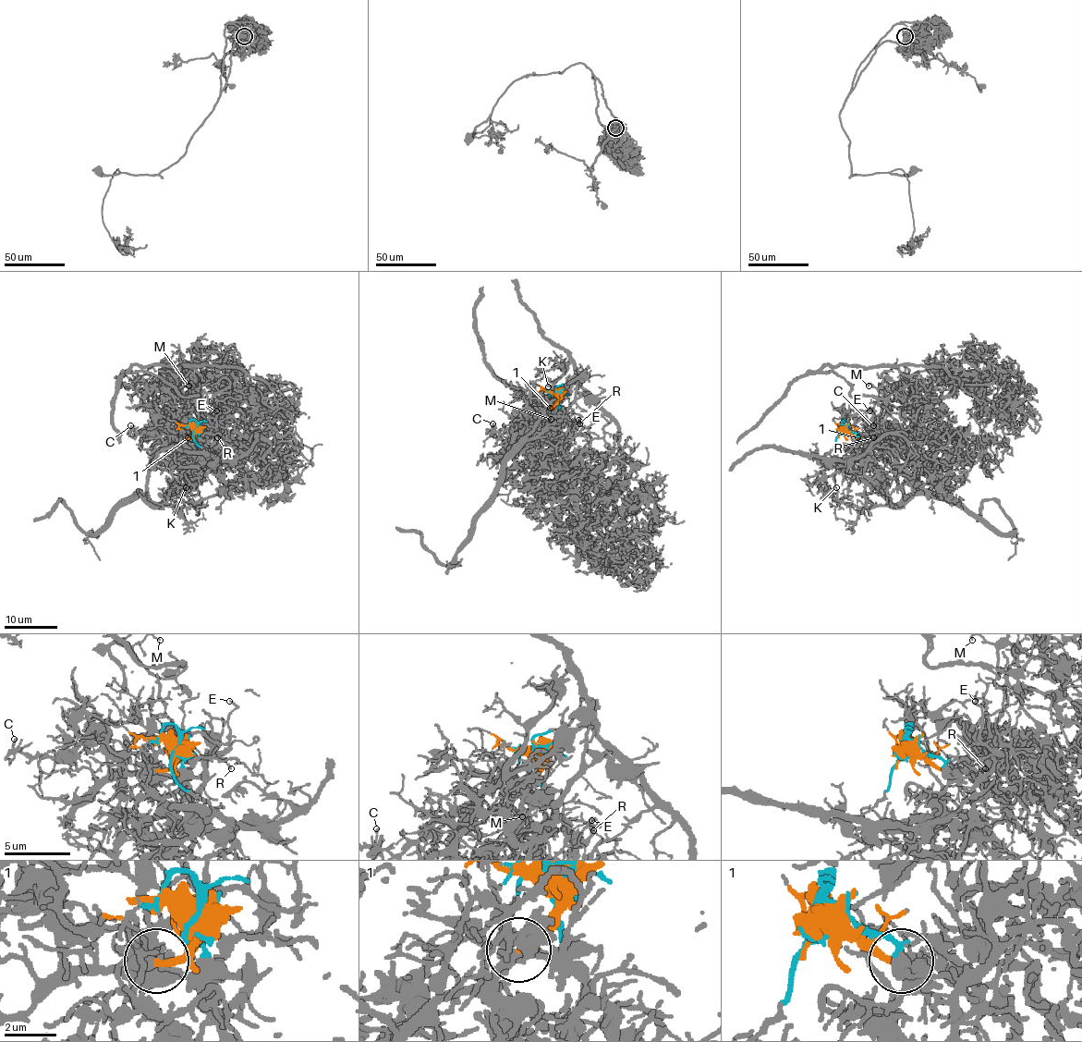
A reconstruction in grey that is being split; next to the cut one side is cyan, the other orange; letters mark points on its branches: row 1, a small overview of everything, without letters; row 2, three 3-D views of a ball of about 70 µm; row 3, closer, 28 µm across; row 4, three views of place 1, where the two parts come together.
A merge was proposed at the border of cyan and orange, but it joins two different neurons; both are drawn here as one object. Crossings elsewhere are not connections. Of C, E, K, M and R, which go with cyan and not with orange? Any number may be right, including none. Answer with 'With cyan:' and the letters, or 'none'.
With cyan: C, E, M, R

